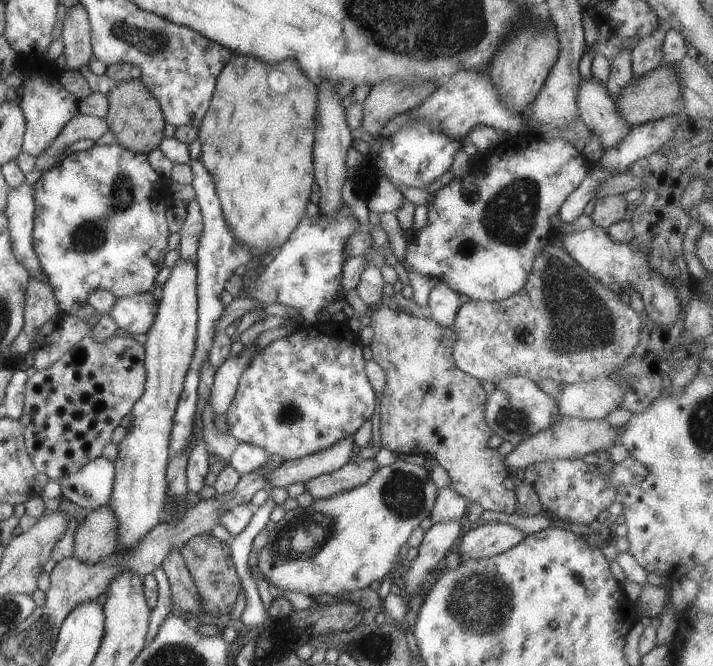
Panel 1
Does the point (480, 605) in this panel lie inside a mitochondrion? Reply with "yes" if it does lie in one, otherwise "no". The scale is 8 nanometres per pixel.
yes

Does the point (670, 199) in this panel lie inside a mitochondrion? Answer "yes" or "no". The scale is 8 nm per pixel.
no

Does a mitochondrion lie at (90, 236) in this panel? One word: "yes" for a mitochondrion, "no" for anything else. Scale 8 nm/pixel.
yes

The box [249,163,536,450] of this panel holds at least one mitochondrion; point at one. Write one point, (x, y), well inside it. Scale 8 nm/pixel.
(510, 420)

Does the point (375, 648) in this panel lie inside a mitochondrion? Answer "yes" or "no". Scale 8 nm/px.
yes

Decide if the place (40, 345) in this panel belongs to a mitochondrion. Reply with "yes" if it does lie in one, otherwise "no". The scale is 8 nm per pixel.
no

